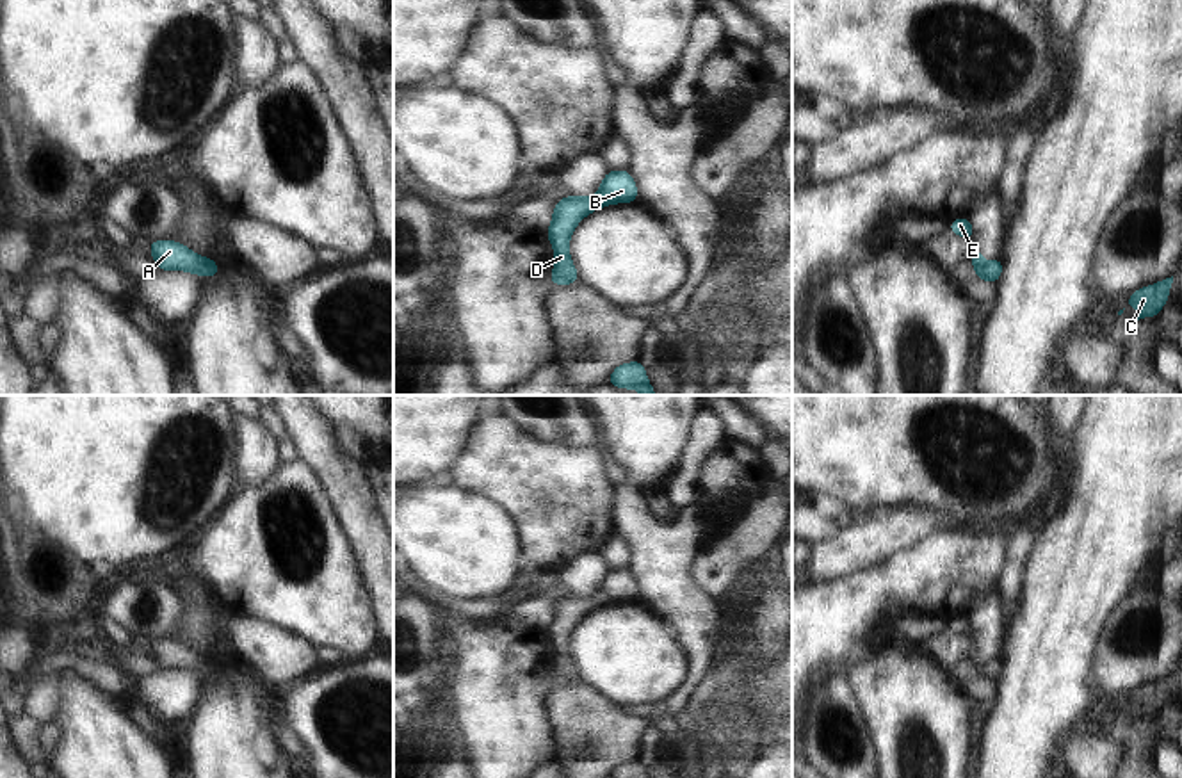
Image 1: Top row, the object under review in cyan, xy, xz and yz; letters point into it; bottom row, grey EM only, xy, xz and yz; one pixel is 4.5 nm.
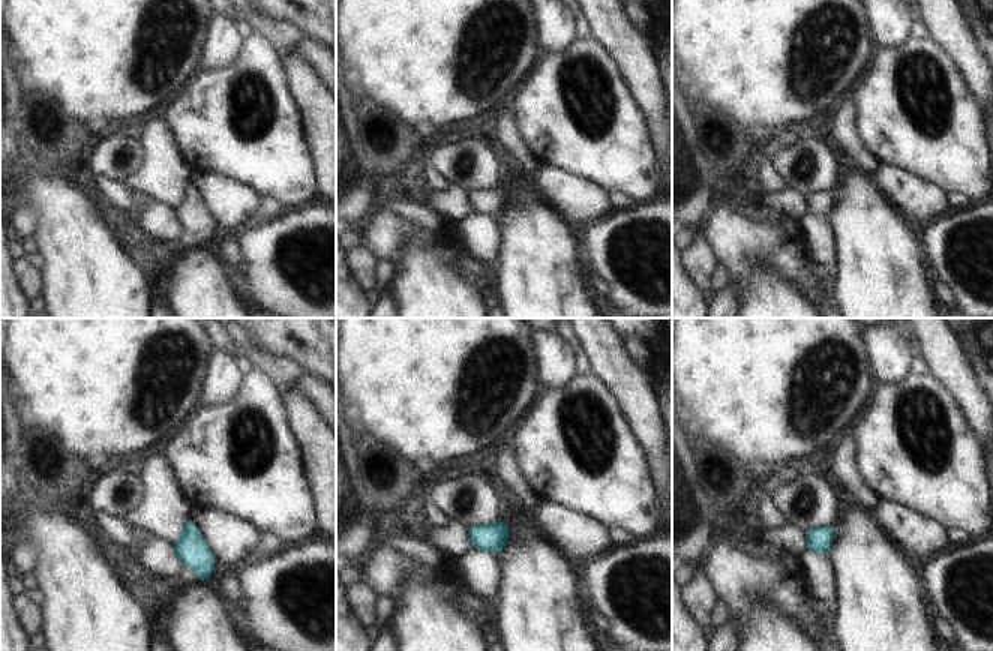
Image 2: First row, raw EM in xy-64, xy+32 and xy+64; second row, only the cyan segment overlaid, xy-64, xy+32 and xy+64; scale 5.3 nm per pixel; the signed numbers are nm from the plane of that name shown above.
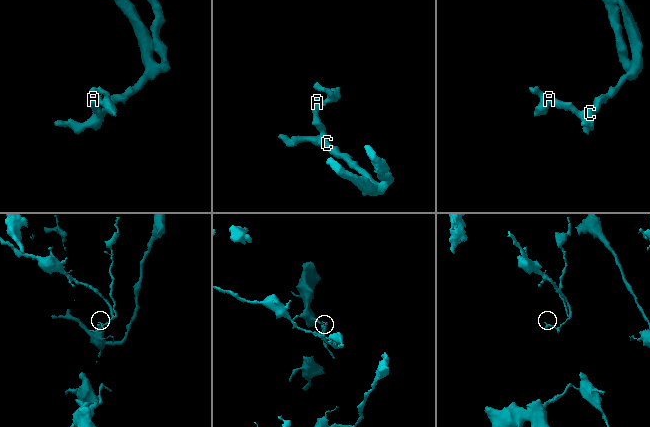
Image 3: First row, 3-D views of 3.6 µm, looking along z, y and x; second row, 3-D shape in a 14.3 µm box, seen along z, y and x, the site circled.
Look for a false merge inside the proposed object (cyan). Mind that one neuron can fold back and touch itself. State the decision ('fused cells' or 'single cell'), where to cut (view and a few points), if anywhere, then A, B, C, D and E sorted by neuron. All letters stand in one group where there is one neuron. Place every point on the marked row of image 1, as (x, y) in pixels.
single cell; no cut; A B C D E

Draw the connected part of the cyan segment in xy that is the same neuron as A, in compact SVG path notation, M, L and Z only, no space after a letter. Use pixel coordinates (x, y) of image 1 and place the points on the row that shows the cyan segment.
M155 240L150 244L150 253L162 271L185 271L205 278L221 272L212 256L203 258L176 240Z

